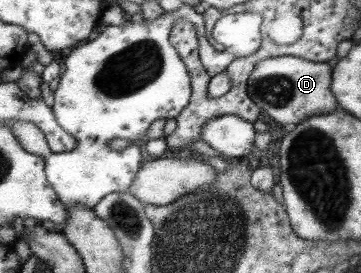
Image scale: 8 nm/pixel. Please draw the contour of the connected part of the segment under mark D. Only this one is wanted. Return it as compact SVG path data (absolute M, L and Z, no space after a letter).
M294 56L264 58L254 64L248 80L248 95L268 118L286 128L300 125L308 117L336 111L338 104L330 92L331 72L326 63L308 61Z

